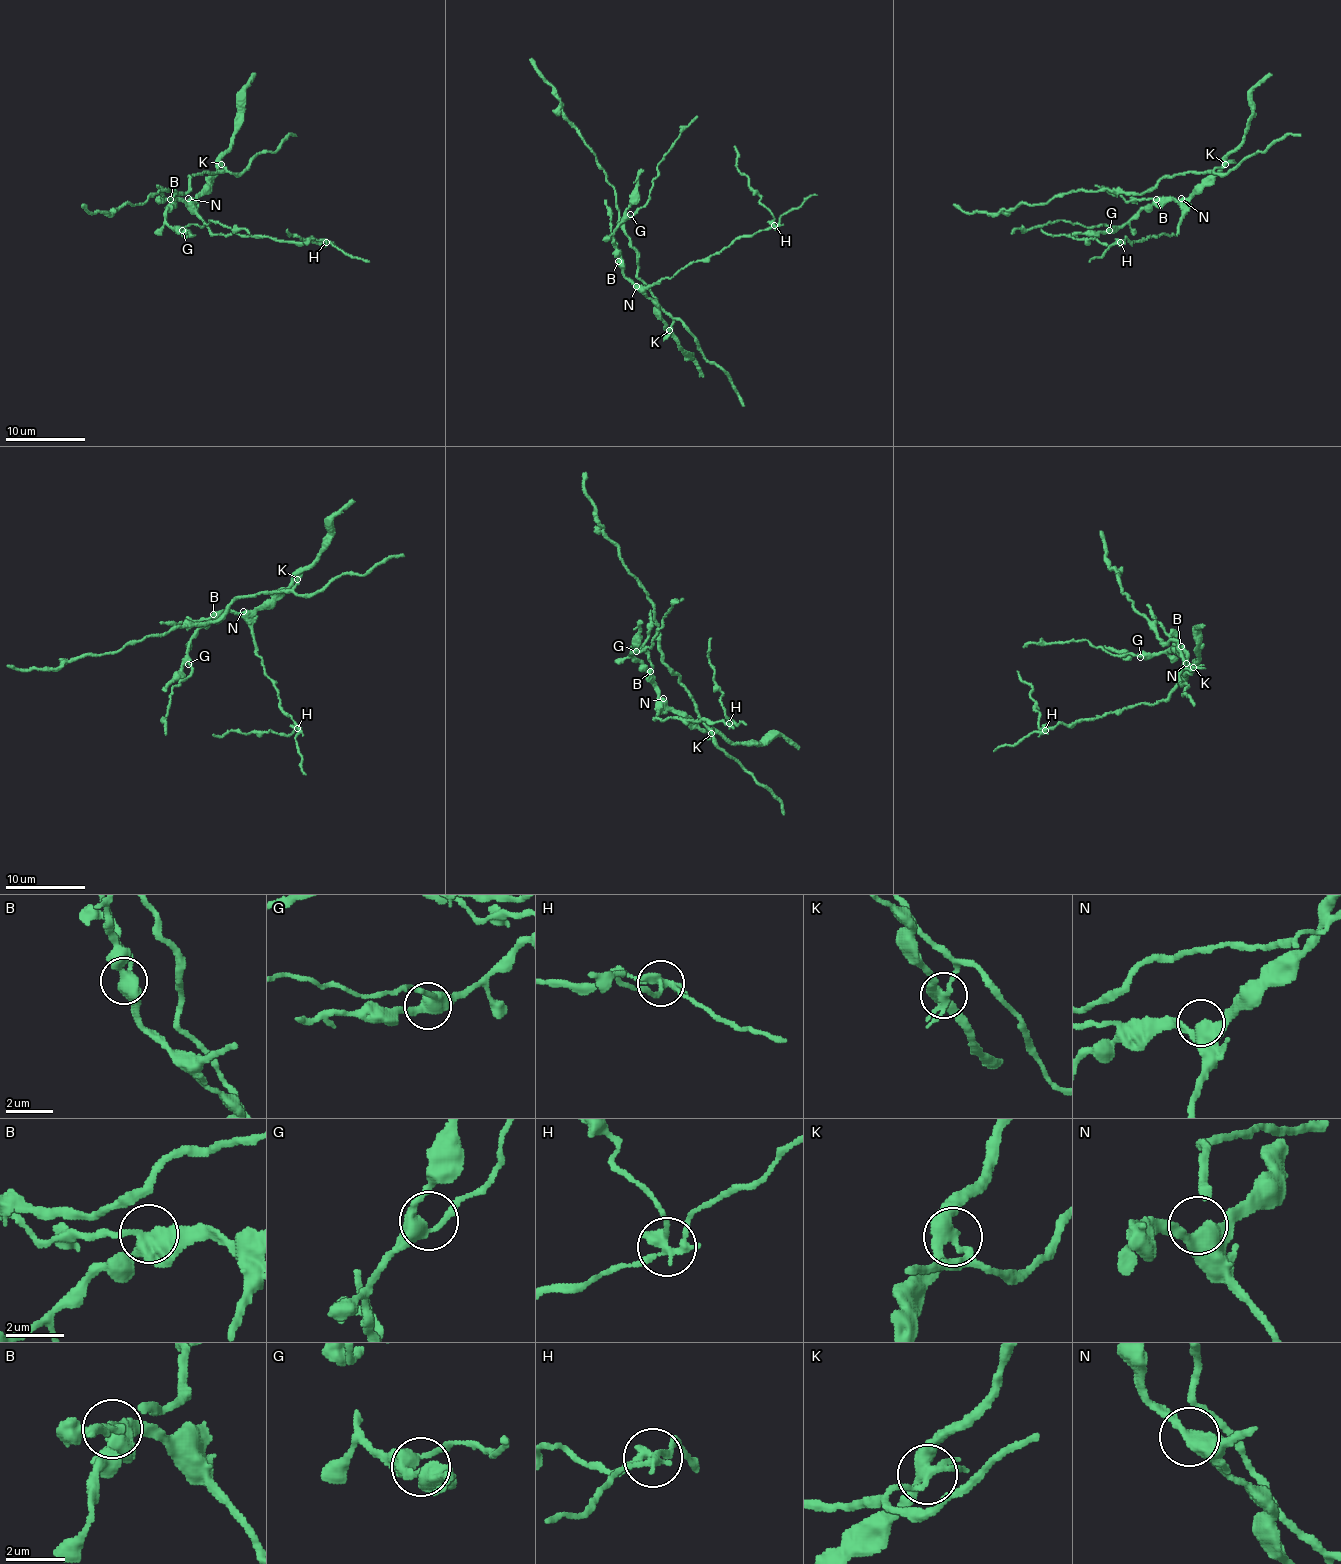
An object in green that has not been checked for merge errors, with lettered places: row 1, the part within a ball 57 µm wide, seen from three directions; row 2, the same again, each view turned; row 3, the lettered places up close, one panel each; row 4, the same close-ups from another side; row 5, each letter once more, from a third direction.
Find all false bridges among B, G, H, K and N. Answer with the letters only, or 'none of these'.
B, H, K

